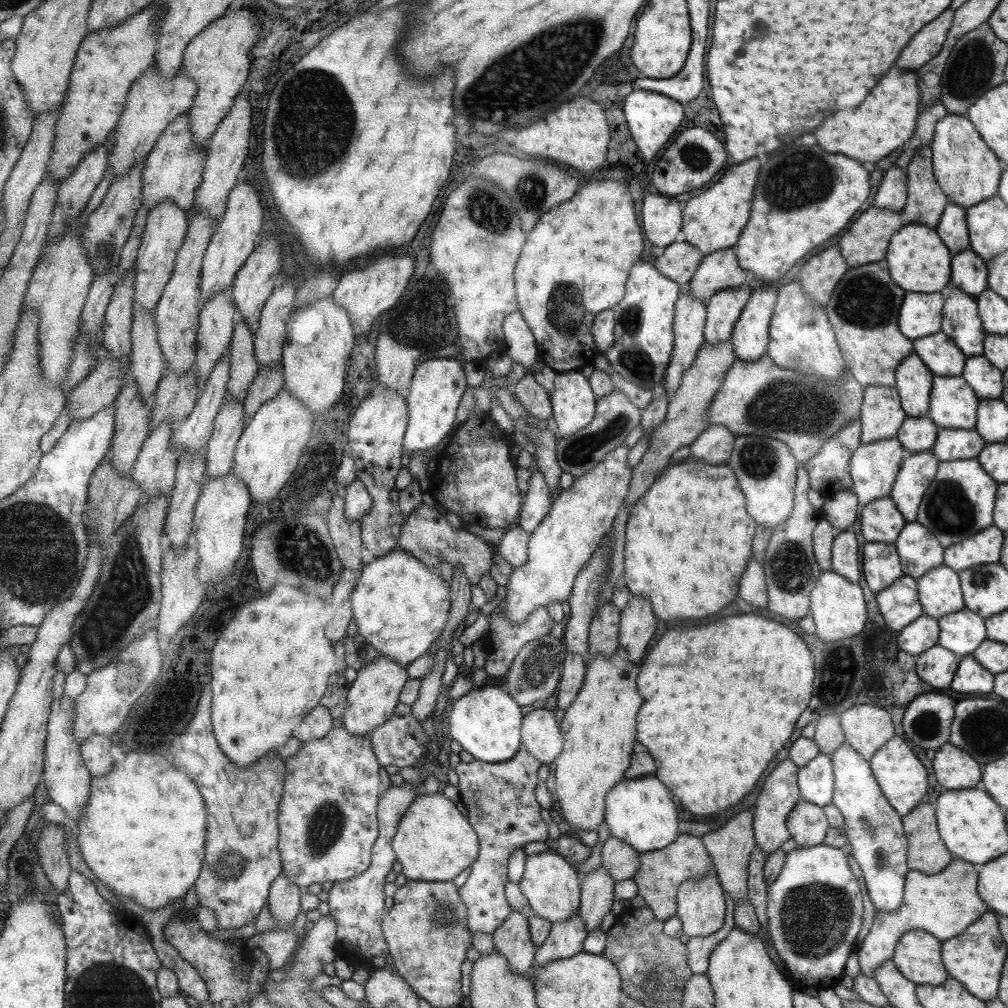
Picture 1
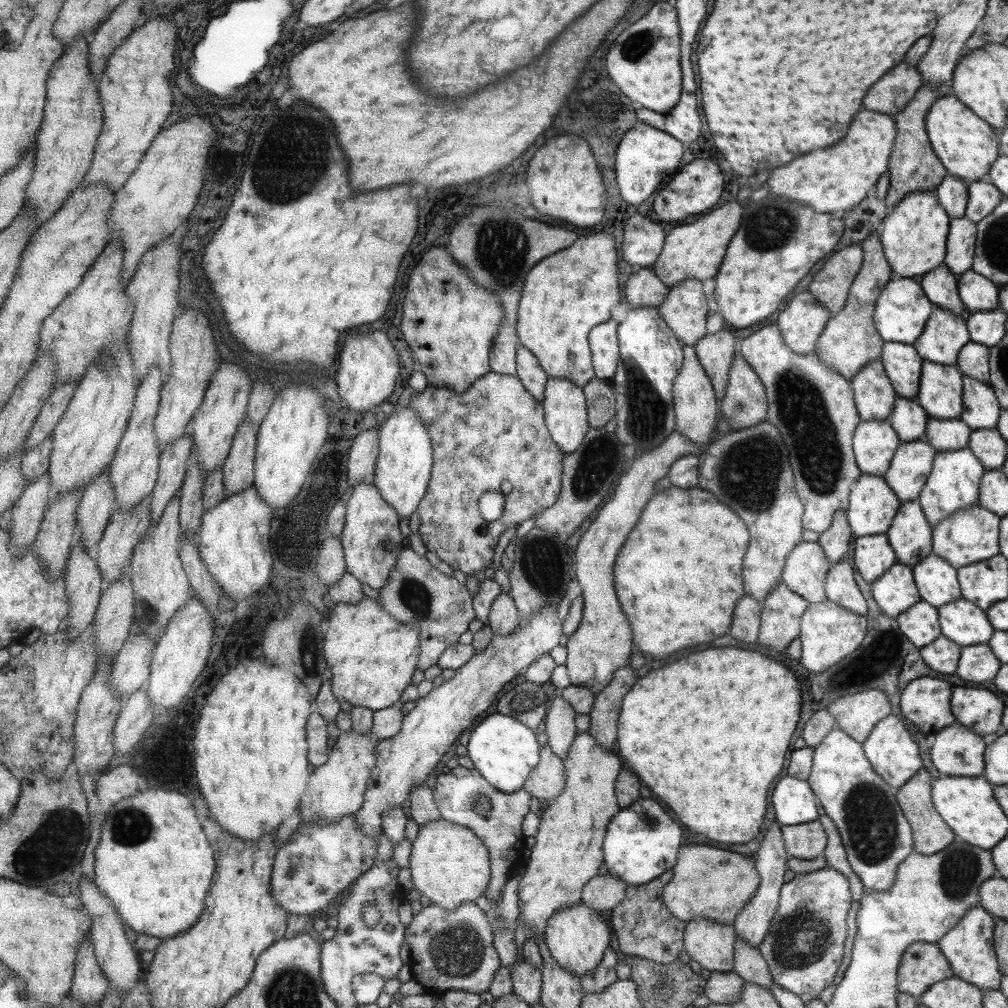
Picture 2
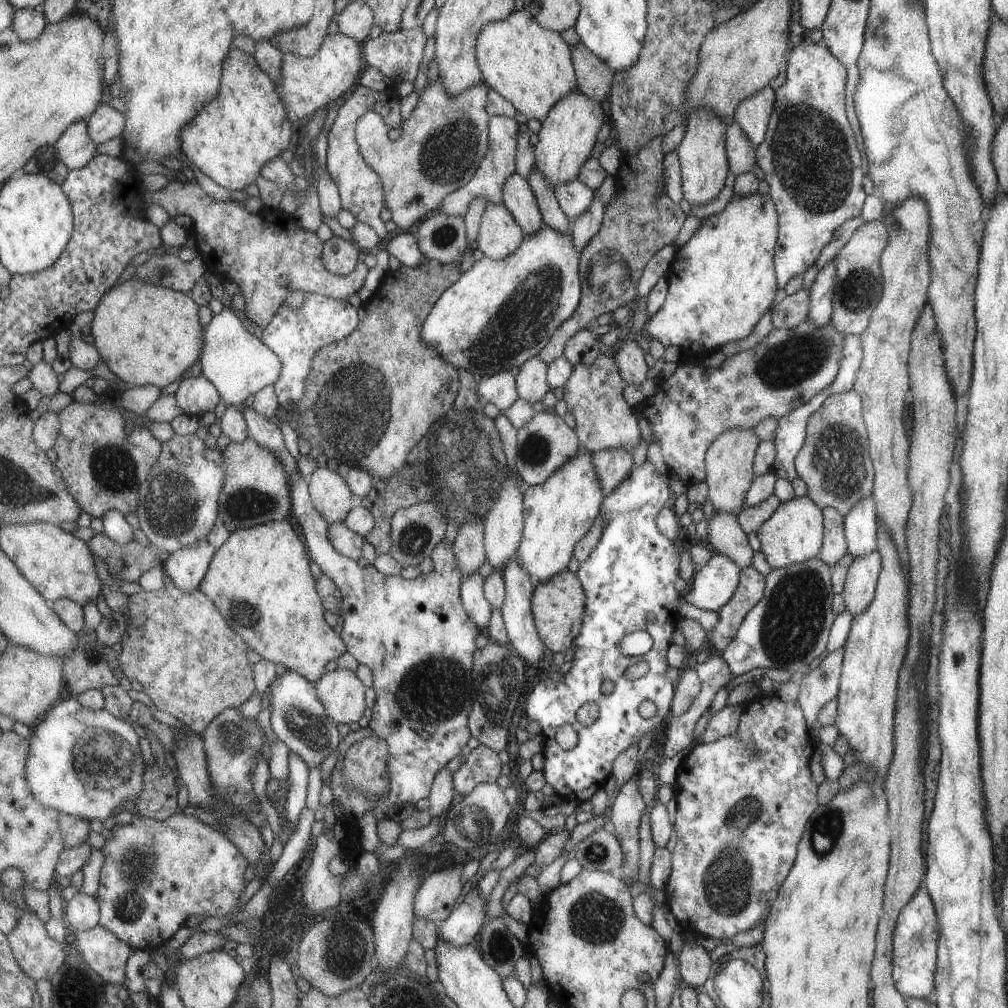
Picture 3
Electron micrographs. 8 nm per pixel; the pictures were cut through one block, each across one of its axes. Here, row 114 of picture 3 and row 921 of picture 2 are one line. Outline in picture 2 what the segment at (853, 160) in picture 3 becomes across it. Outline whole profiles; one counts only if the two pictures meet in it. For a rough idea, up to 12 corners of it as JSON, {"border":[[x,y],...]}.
{"border":[[825,867],[782,884],[759,943],[804,1004],[833,984],[851,906]]}

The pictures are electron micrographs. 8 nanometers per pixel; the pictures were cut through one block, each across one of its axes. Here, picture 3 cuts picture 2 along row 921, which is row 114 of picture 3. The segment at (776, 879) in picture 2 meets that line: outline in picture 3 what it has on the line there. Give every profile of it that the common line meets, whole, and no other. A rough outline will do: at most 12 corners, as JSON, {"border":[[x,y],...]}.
{"border":[[769,86],[743,98],[734,111],[757,148],[766,136],[775,93]]}

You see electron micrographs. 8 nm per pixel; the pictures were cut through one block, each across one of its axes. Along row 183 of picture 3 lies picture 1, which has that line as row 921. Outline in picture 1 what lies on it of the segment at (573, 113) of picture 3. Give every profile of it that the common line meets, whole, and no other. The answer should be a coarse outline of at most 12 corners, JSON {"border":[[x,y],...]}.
{"border":[[558,853],[525,856],[516,885],[551,923],[578,912],[577,874]]}

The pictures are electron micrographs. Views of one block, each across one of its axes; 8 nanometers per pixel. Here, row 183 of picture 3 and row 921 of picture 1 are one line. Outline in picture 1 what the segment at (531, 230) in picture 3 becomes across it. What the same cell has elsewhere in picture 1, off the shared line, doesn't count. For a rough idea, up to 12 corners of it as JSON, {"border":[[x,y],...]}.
{"border":[[512,910],[492,932],[495,950],[526,977],[537,950],[530,922]]}

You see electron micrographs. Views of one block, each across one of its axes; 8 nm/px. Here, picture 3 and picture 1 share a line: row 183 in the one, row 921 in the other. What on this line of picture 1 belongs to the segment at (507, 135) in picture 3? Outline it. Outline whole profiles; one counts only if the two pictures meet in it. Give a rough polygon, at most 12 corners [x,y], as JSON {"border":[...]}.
{"border":[[525,747],[455,763],[480,846],[465,883],[467,931],[492,934],[512,911],[507,860],[545,843]]}

